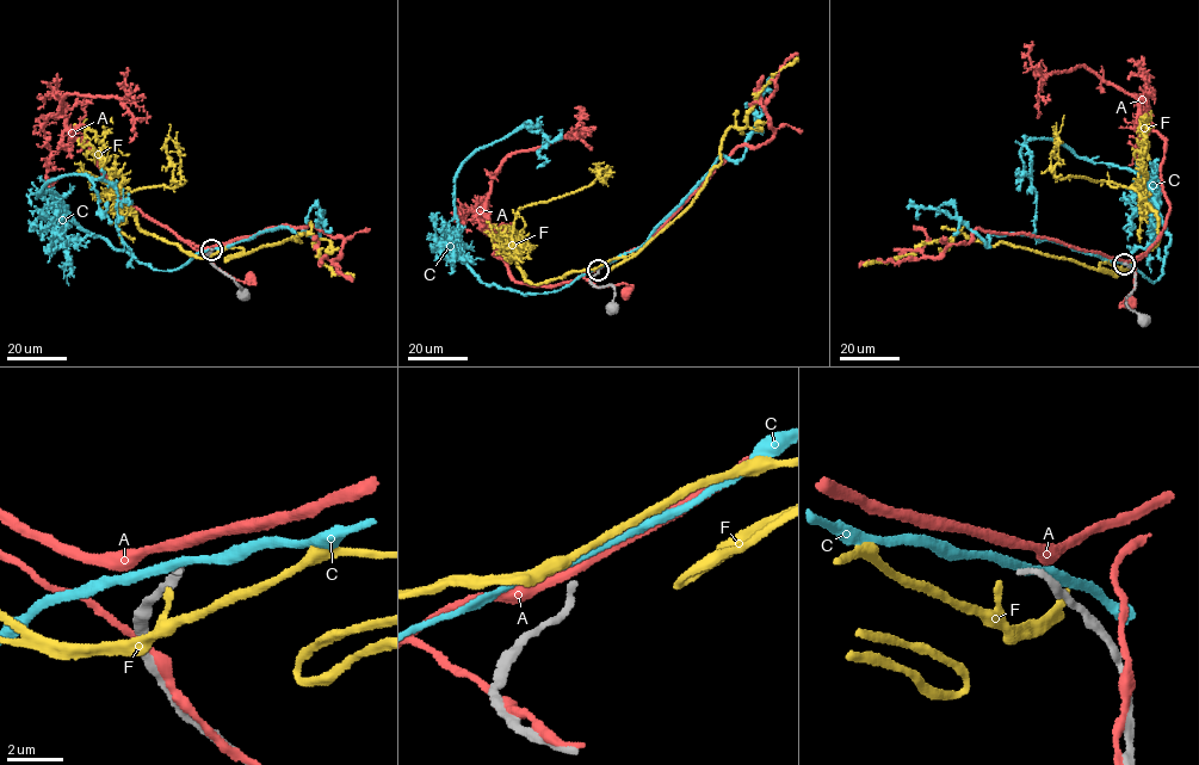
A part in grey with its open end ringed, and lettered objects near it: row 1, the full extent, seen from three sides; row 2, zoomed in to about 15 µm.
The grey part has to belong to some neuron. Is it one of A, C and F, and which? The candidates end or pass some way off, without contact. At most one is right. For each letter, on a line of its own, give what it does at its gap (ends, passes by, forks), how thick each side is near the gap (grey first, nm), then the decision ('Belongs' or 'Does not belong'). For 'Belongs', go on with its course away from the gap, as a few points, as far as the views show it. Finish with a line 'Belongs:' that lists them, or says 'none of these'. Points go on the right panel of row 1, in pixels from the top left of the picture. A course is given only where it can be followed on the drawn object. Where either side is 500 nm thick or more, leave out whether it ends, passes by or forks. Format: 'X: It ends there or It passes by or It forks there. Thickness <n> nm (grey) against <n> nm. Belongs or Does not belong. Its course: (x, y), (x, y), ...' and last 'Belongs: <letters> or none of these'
A: It passes by. Thickness 240 nm (grey) against 280 nm. Does not belong
C: It passes by. Thickness 240 nm (grey) against 280 nm. Does not belong
F: It ends there. Thickness 240 nm (grey) against 200 nm. Belongs. Its course: (1122, 264), (1101, 263), (1099, 271), (1006, 242), (987, 246), (958, 232), (922, 244), (913, 253), (863, 265)
Belongs: F

